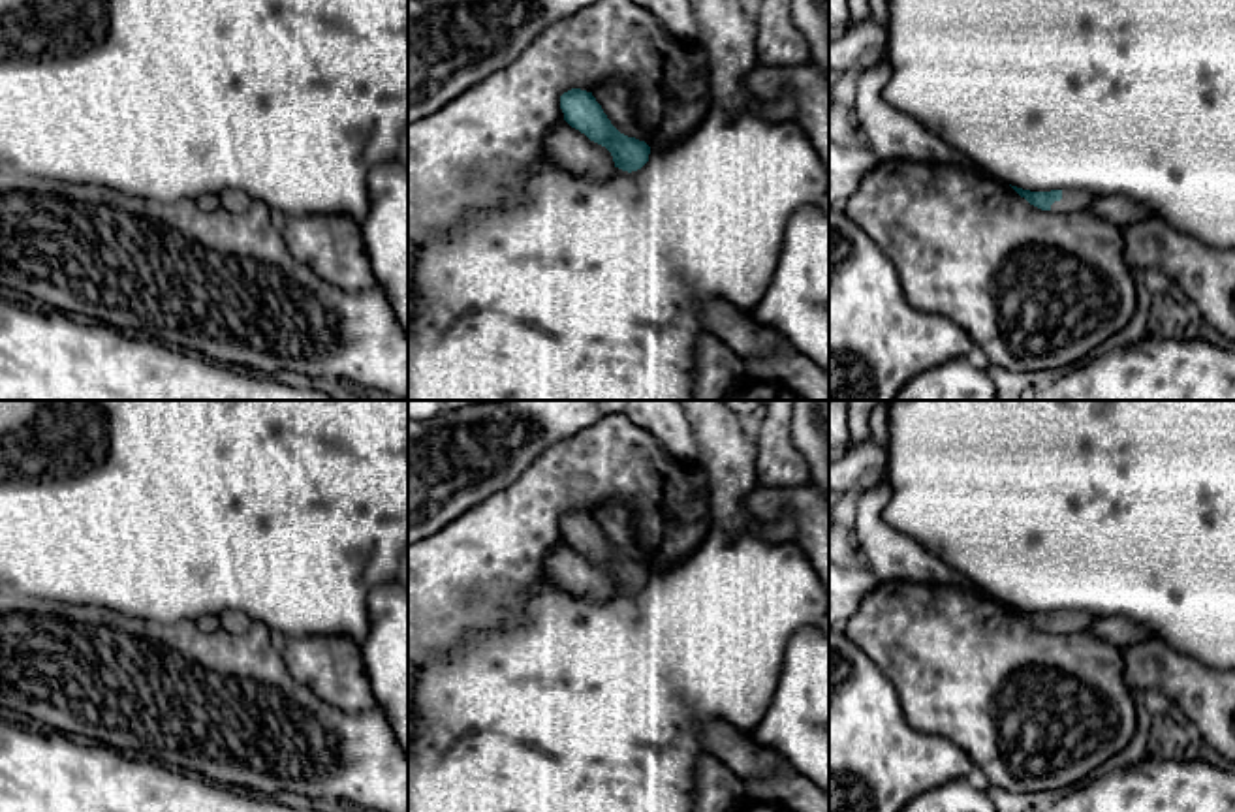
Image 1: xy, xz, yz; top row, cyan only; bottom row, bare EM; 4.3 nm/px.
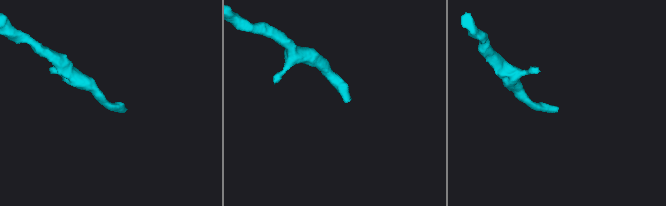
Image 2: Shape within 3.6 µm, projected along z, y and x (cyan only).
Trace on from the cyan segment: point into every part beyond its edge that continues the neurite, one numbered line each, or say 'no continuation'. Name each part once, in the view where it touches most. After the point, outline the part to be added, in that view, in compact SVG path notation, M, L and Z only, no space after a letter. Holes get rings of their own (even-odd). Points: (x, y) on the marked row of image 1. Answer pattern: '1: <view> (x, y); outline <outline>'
1: yz (1072, 200); outline M1062 190L1062 199L1051 205L1053 212L1070 214L1088 211L1094 199L1100 197L1092 192Z

